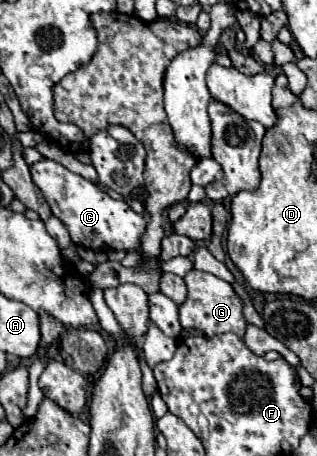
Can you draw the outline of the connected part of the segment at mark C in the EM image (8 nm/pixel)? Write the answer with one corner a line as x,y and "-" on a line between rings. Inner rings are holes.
42,159
30,167
32,171
32,181
36,187
42,191
46,197
52,213
62,219
66,225
72,243
78,247
86,247
92,251
140,251
140,241
146,231
148,221
146,219
134,219
134,209
130,203
138,199
146,187
140,185
132,189
130,197
124,199
114,199
108,193
100,191
98,185
86,181
84,177
68,171
64,165
52,161
52,159

